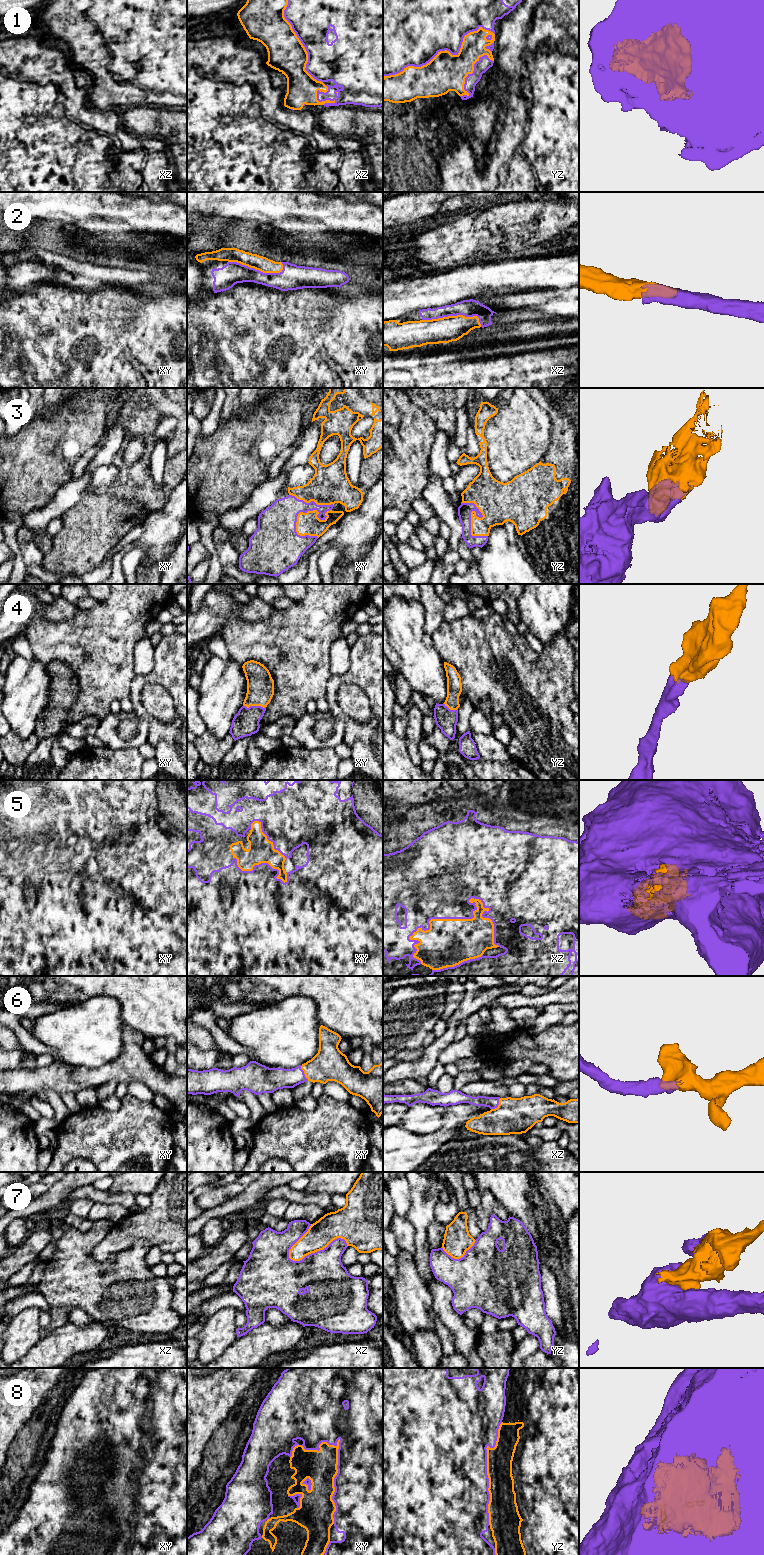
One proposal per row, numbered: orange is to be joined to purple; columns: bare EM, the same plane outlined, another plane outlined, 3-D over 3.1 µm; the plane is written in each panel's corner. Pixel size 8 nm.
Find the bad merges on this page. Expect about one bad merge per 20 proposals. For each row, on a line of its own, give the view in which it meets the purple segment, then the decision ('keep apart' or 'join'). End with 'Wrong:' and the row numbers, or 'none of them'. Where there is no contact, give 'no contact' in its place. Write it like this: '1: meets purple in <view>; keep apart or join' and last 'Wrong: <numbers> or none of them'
1: meets purple in yz; join
2: meets purple in xz; join
3: meets purple in xy; join
4: meets purple in xy; join
5: meets purple in xz; join
6: meets purple in xy; join
7: meets purple in xz; join
8: meets purple in xy; join
Wrong: none of them

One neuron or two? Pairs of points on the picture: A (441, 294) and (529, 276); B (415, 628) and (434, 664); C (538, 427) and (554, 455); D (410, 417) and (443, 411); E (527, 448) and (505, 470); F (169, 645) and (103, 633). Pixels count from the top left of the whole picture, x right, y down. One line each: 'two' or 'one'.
A: one
B: one
C: two
D: two
E: one
F: two

